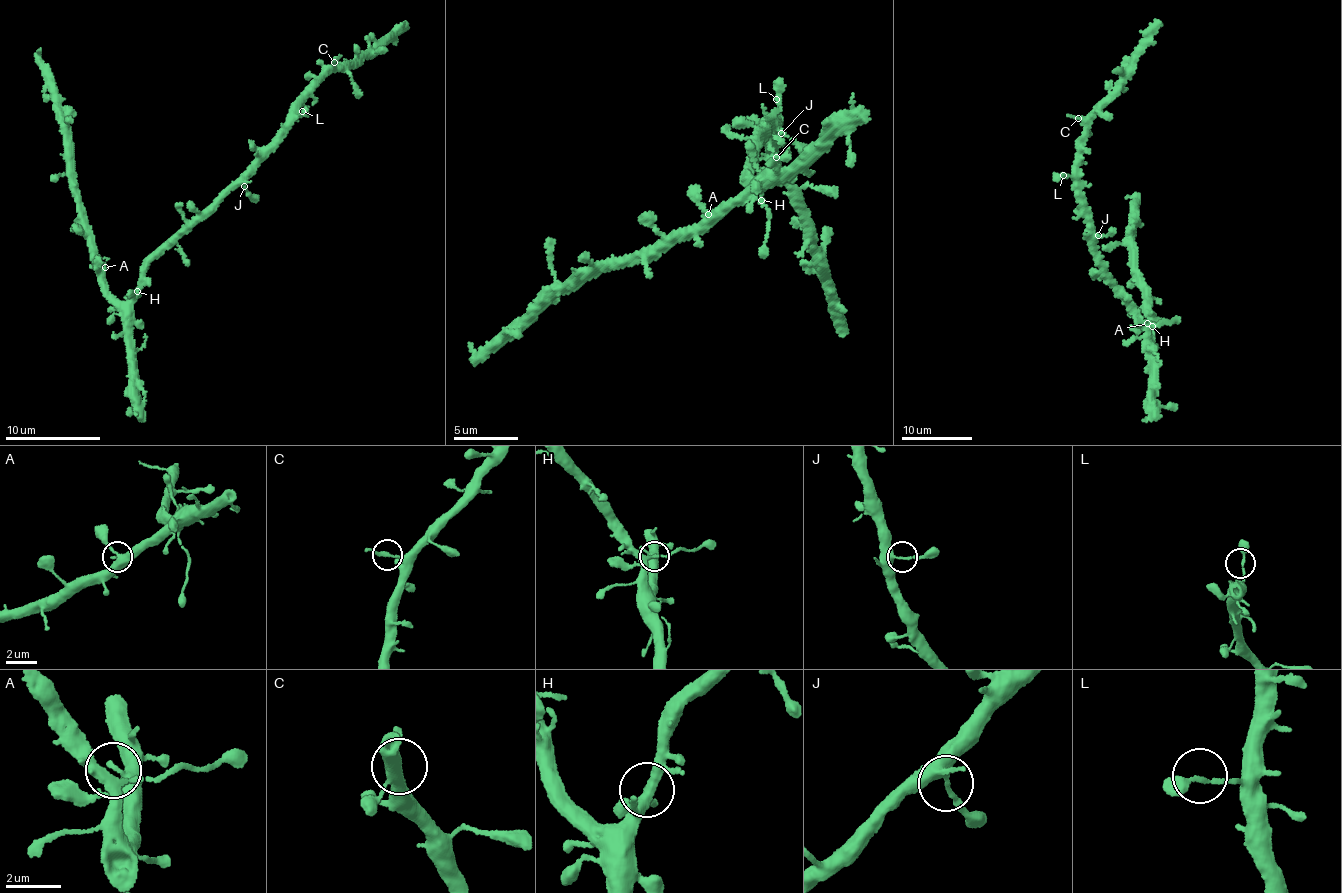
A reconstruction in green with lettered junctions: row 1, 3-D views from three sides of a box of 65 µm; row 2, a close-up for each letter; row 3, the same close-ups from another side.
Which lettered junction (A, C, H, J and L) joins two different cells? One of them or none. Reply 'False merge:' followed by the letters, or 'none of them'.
False merge: H

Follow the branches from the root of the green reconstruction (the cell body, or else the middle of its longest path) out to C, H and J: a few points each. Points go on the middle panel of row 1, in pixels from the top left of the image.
C: (750, 154), (754, 135), (777, 124), (765, 138), (774, 168), (779, 166), (776, 157)
H: (750, 154), (752, 166), (748, 176), (751, 179), (748, 180), (761, 190), (761, 199)
J: (750, 154), (754, 133), (770, 126), (781, 133)

